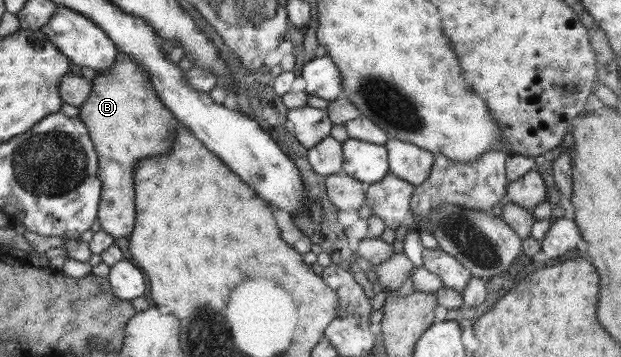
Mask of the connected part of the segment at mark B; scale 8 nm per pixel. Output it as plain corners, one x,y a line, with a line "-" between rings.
118,53
118,56
114,59
114,64
104,72
95,73
91,80
91,93
87,96
87,99
78,107
77,117
83,122
83,125
87,125
87,129
91,129
91,141
95,141
95,153
99,153
99,181
102,181
102,199
99,200
99,223
101,230
112,238
128,237
134,229
134,219
137,215
137,211
134,209
134,165
140,160
151,155
157,155
157,153
165,153
173,143
175,137
175,129
178,127
178,123
174,116
166,108
163,101
160,100
158,93
155,91
150,81
150,75
135,61
129,59
129,55
125,53

